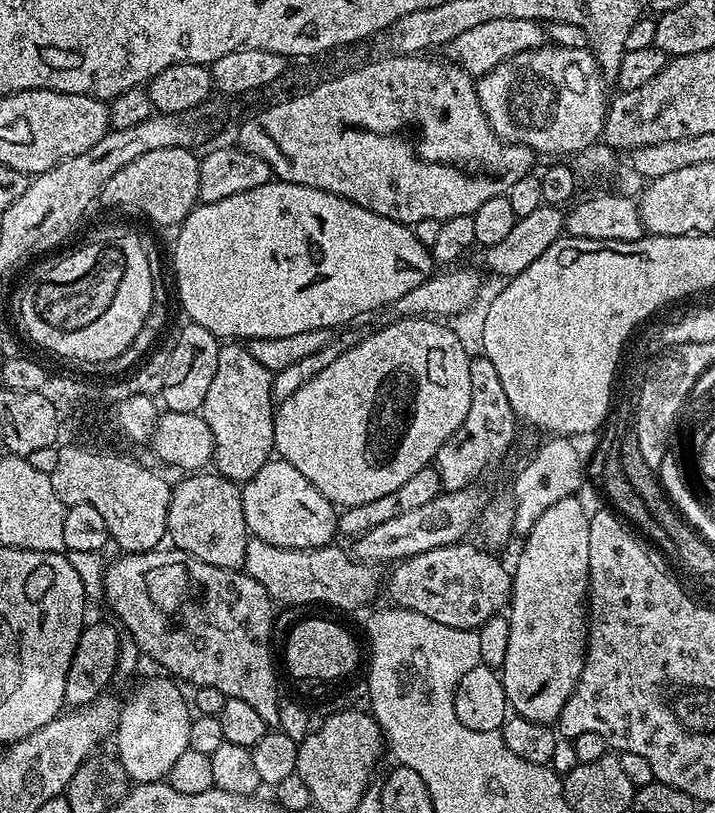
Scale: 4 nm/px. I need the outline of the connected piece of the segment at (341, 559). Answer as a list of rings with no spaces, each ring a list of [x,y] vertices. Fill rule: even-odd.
[[[252,538],[249,539],[246,546],[243,571],[247,572],[250,578],[258,581],[268,591],[273,601],[280,603],[281,600],[280,604],[284,606],[303,606],[302,604],[324,606],[320,604],[329,604],[332,608],[360,608],[375,598],[379,588],[381,591],[381,569],[371,564],[361,564],[351,551],[344,549],[343,552],[342,549],[336,547],[335,543],[331,543],[324,548],[283,548]]]

